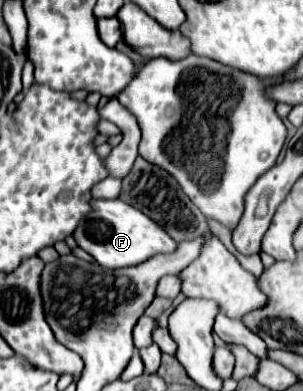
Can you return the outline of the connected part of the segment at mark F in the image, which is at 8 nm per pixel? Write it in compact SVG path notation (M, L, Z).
M91 199L91 211L85 215L85 219L81 219L73 237L81 249L93 255L95 261L107 269L133 267L145 259L151 259L153 255L173 253L177 249L177 241L173 241L161 225L121 199Z

